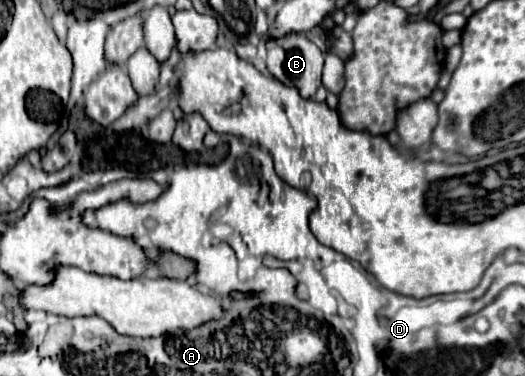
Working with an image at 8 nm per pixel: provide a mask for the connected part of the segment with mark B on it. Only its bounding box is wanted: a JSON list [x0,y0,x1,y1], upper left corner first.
[266,34,324,98]

